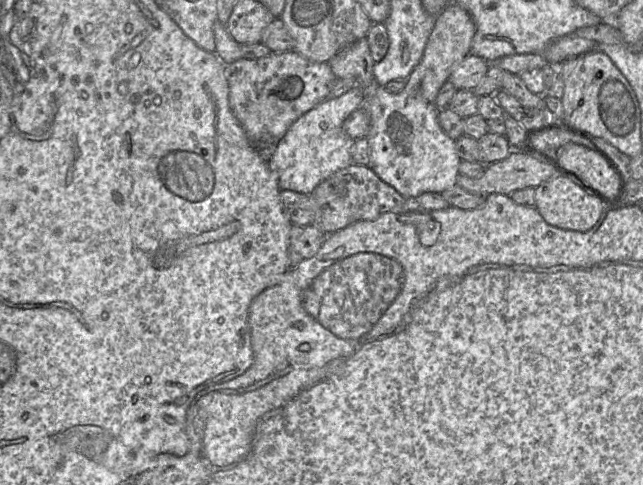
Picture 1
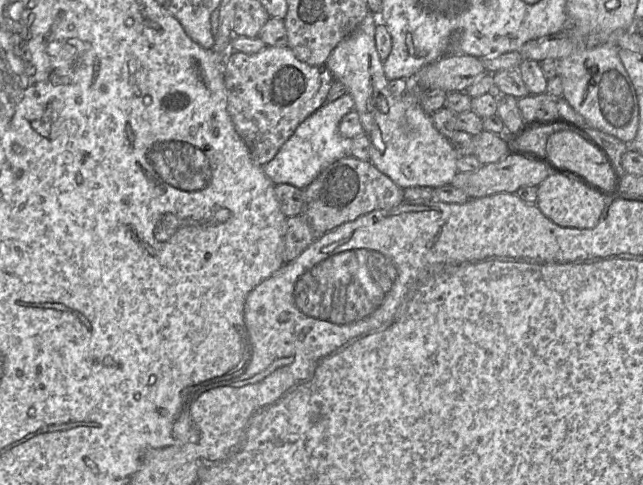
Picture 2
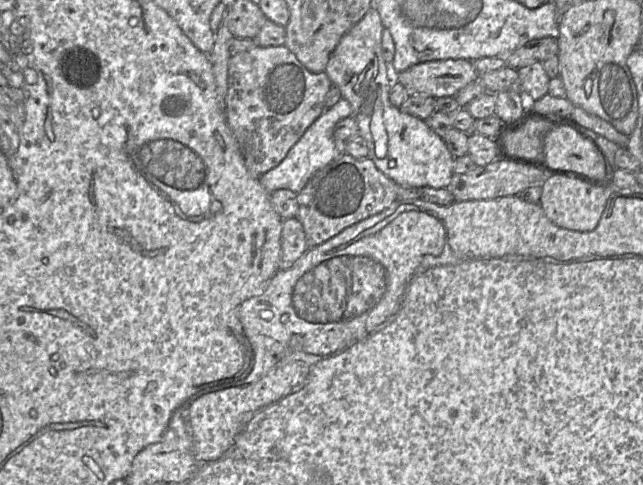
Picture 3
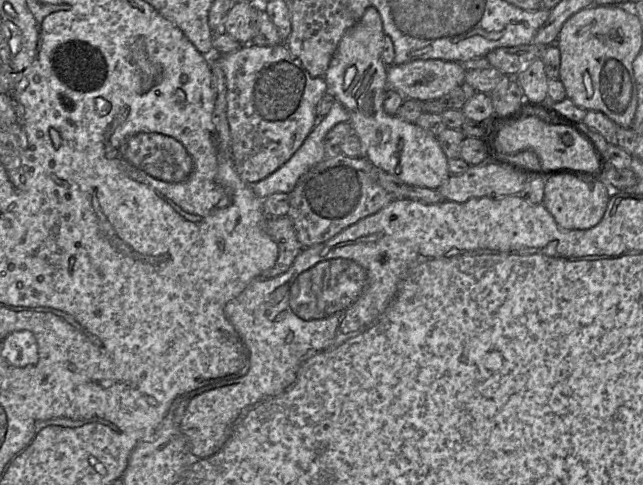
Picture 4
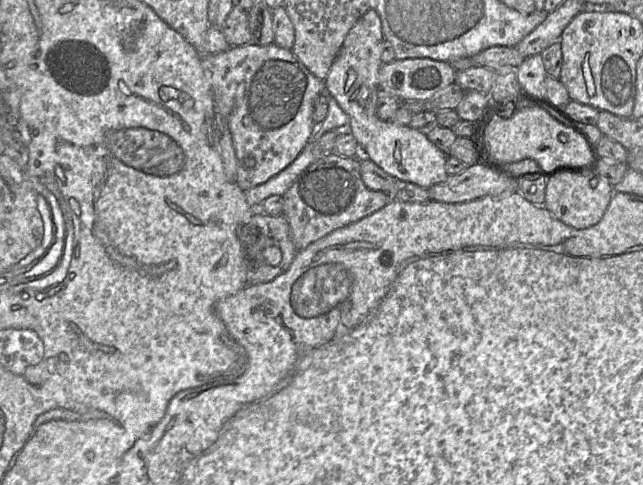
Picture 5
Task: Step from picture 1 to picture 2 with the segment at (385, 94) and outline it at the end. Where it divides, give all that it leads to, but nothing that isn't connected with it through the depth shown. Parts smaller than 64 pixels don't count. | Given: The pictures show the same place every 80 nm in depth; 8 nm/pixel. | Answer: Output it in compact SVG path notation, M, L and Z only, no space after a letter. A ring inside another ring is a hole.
M369 12L359 26L344 38L329 55L325 66L332 74L334 80L341 82L347 93L355 103L364 134L369 139L369 161L383 174L388 176L398 187L438 188L452 183L458 173L457 159L449 139L443 136L434 126L431 116L426 114L420 104L422 92L415 84L410 83L409 89L399 97L394 97L389 89L389 81L385 77L383 62L381 61L375 45L375 29L378 16Z

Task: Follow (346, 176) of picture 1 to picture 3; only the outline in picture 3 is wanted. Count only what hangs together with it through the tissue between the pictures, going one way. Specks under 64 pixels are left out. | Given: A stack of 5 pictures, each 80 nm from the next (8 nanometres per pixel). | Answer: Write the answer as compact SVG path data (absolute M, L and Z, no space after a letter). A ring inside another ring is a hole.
M341 153L316 171L297 193L296 218L301 222L310 247L332 238L346 227L380 213L397 201L396 182L382 173L370 158L355 159Z

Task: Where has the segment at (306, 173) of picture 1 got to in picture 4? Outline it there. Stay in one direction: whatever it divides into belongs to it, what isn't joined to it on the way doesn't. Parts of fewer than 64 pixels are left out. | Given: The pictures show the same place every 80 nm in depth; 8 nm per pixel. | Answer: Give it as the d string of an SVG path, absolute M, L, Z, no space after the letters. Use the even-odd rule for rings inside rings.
M334 101L327 115L318 119L317 124L291 158L266 178L250 185L255 195L264 200L276 192L289 194L303 174L327 157L324 145L327 132L336 124L349 120L349 112L339 101Z

